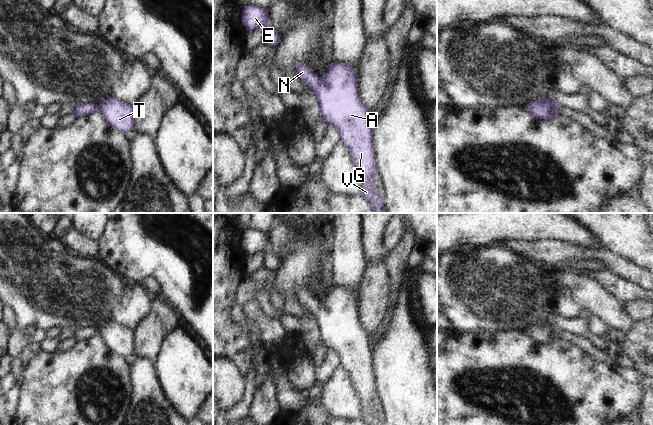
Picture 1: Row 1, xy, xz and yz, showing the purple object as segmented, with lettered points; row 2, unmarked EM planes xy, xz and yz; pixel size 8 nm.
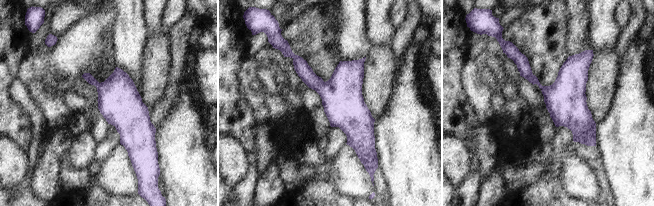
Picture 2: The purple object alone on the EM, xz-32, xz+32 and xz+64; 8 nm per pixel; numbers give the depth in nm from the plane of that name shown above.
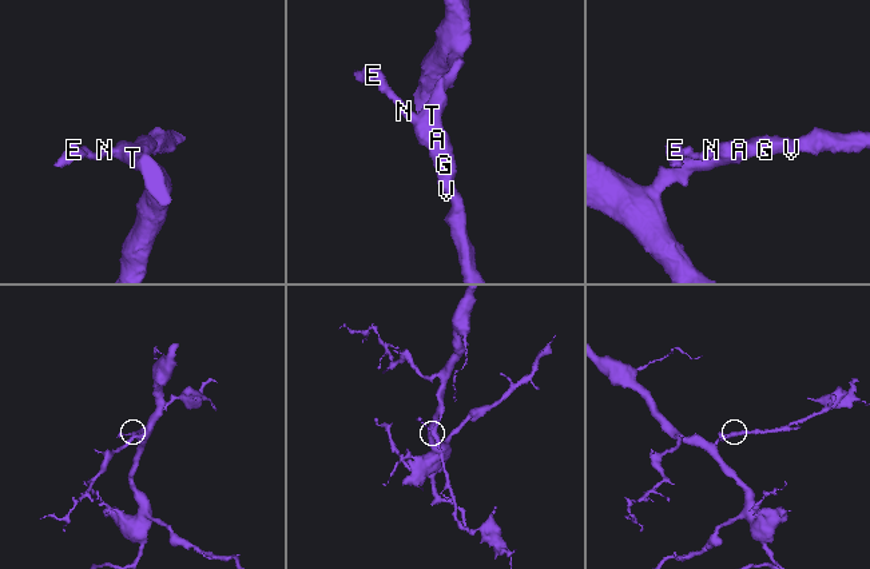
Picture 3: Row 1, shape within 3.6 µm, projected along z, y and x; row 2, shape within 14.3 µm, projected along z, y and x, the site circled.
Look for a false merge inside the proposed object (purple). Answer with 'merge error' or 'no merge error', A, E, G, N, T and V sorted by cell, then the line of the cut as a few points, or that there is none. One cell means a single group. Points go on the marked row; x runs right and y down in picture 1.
no merge error; A E G N T V; no cut

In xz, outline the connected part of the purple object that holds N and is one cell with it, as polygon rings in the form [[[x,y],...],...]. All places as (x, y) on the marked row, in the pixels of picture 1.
[[[332,62],[327,72],[319,77],[309,66],[297,63],[295,72],[317,96],[321,117],[338,130],[340,142],[348,148],[361,176],[361,195],[370,202],[374,213],[384,213],[384,199],[377,195],[373,185],[377,169],[371,114],[361,102],[355,70]]]

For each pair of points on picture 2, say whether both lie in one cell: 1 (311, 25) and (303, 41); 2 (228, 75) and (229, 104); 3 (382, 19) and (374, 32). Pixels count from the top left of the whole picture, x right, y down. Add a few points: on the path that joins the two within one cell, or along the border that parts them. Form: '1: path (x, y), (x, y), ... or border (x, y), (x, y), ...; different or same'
1: border (288, 42), (307, 32), (310, 36), (309, 55); different
2: path (228, 82), (228, 97); same
3: path (379, 22), (377, 29); same

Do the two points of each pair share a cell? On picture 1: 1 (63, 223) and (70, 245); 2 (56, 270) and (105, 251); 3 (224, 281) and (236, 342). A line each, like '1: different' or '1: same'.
1: same
2: different
3: same

